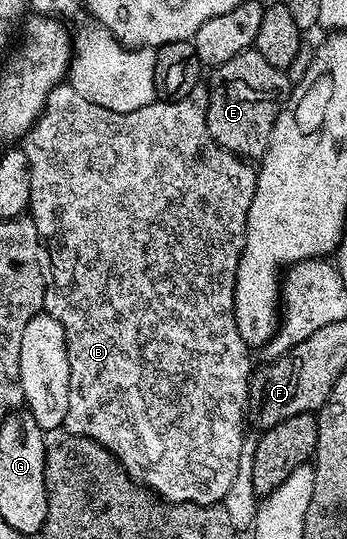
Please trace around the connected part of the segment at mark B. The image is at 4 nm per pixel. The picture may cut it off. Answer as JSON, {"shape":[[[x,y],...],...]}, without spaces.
{"shape":[[[70,82],[57,85],[47,96],[45,106],[41,114],[35,119],[35,125],[31,127],[26,136],[21,141],[21,147],[25,158],[29,162],[29,198],[31,207],[29,215],[34,220],[39,237],[43,239],[43,246],[47,249],[49,261],[49,295],[46,297],[45,304],[52,316],[56,316],[65,330],[67,339],[67,353],[69,354],[69,414],[65,414],[63,427],[68,432],[89,438],[101,446],[105,446],[114,454],[120,464],[127,469],[128,476],[138,482],[142,487],[150,490],[156,497],[162,498],[168,504],[217,504],[222,502],[229,486],[233,486],[233,478],[237,478],[237,466],[241,462],[241,450],[245,433],[243,433],[243,423],[249,420],[249,401],[253,396],[253,363],[249,346],[241,338],[237,330],[237,318],[235,317],[235,279],[239,269],[239,259],[245,246],[245,234],[247,233],[247,215],[249,206],[253,202],[255,193],[256,169],[251,168],[239,156],[234,156],[230,152],[230,147],[224,146],[220,141],[209,138],[207,129],[207,88],[203,86],[195,87],[184,100],[156,102],[149,106],[141,106],[141,110],[133,110],[129,114],[117,114],[105,110],[105,106],[96,106],[93,102],[81,98],[77,90],[73,90]]]}

